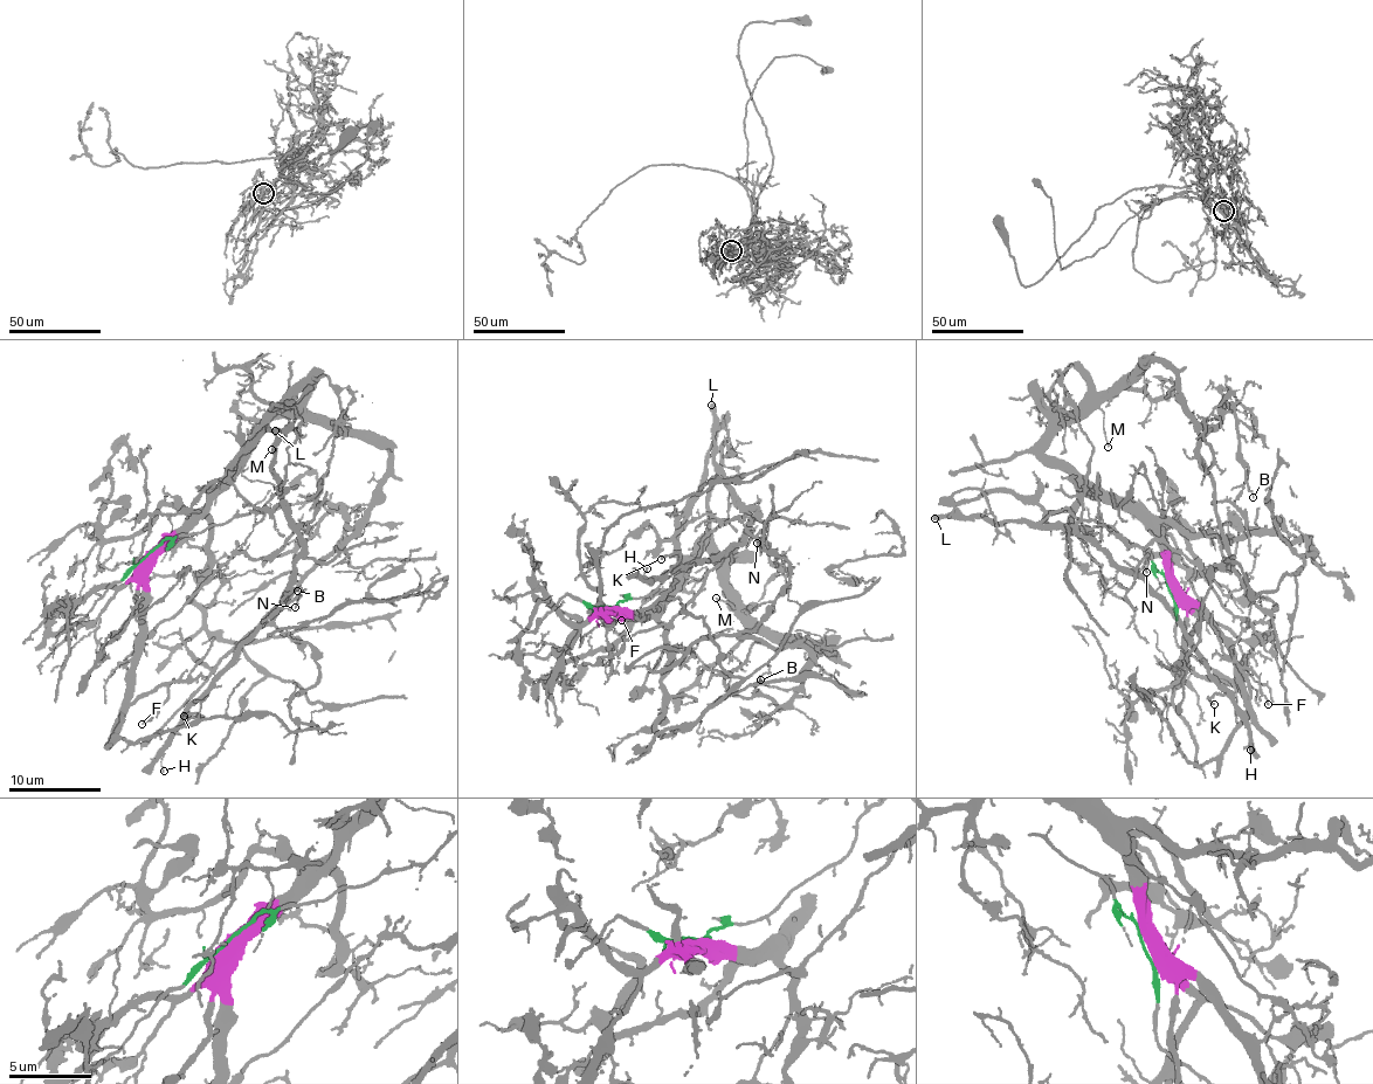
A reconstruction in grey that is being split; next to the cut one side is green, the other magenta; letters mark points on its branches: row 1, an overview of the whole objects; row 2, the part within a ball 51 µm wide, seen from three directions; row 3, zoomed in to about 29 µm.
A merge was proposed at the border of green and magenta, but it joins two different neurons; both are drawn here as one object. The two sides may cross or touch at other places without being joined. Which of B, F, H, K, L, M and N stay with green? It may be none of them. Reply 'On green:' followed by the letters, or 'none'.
On green: H, K, L, N

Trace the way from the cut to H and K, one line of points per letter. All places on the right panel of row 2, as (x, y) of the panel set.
H: (1170, 586), (1108, 525), (1084, 527), (1064, 508), (1042, 523), (1157, 591), (1250, 751)
K: (1170, 586), (1108, 525), (1084, 527), (1064, 508), (1042, 523), (1157, 591), (1227, 691), (1214, 705)

